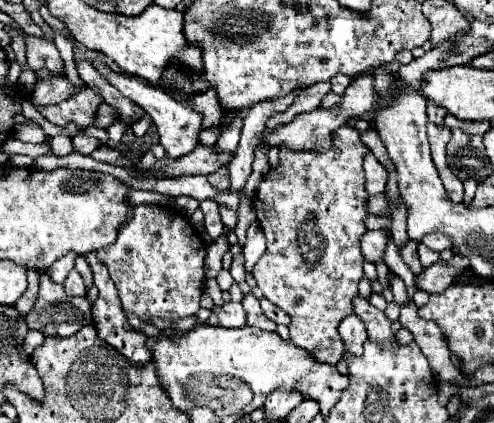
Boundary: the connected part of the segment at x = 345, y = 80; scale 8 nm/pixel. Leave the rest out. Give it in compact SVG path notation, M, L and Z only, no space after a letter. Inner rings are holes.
M336 74L330 82L332 82L332 92L336 92L336 94L344 94L344 90L350 86L352 78L346 76L346 74Z

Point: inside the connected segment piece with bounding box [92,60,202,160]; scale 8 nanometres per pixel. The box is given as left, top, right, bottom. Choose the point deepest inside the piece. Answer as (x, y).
(178, 127)

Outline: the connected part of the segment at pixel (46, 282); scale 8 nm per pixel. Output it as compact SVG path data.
M40 276L40 292L34 308L28 312L28 328L42 332L44 336L72 336L76 334L82 326L92 322L90 314L90 302L86 298L72 298L64 292L62 284L52 282L48 276Z

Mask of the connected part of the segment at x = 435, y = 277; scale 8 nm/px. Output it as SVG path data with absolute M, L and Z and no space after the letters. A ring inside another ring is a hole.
M454 254L450 262L438 260L432 266L424 268L420 276L416 276L416 286L426 292L440 292L444 286L450 286L450 282L456 278L458 270L468 268L468 260L460 254Z

